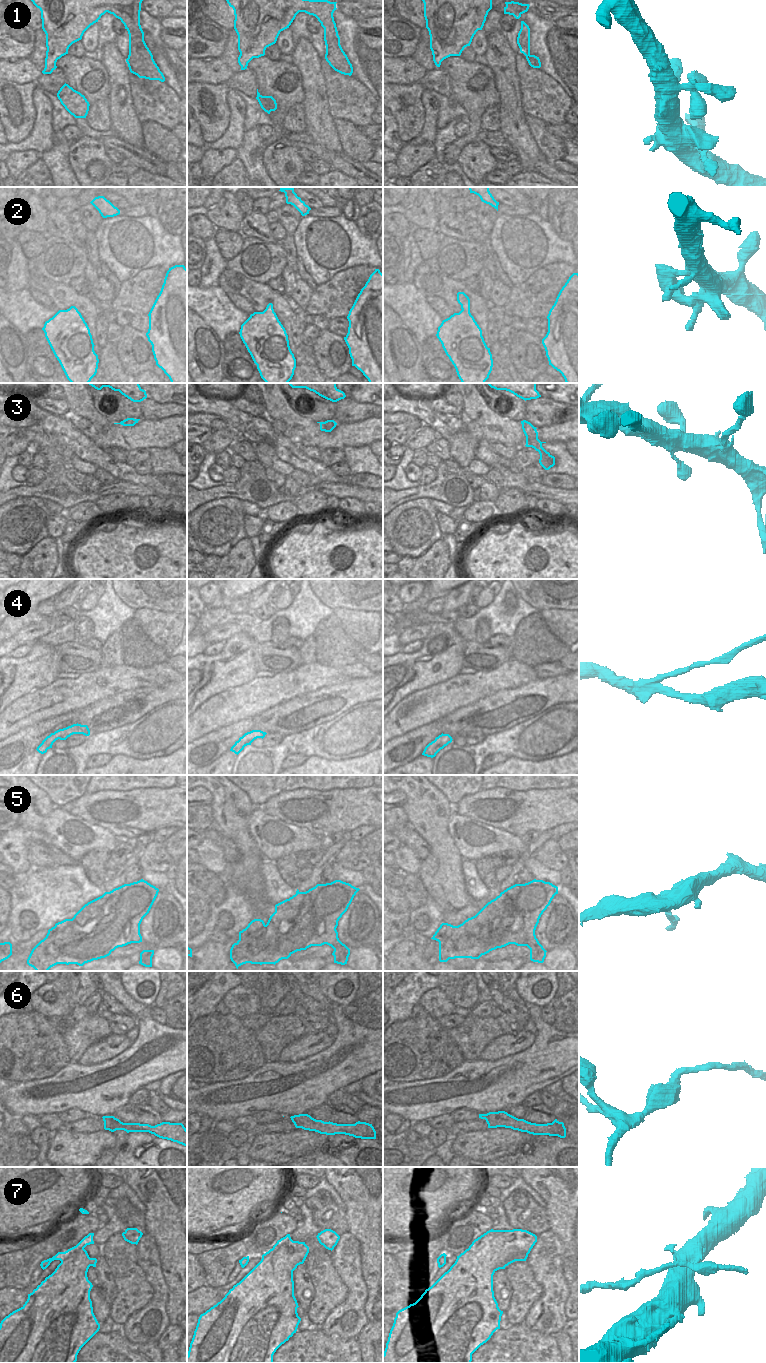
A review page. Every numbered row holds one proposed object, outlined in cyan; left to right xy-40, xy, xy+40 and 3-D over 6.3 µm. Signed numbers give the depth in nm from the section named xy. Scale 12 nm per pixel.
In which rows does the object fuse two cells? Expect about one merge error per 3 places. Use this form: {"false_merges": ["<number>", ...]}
{"false_merges": ["4", "5"]}

